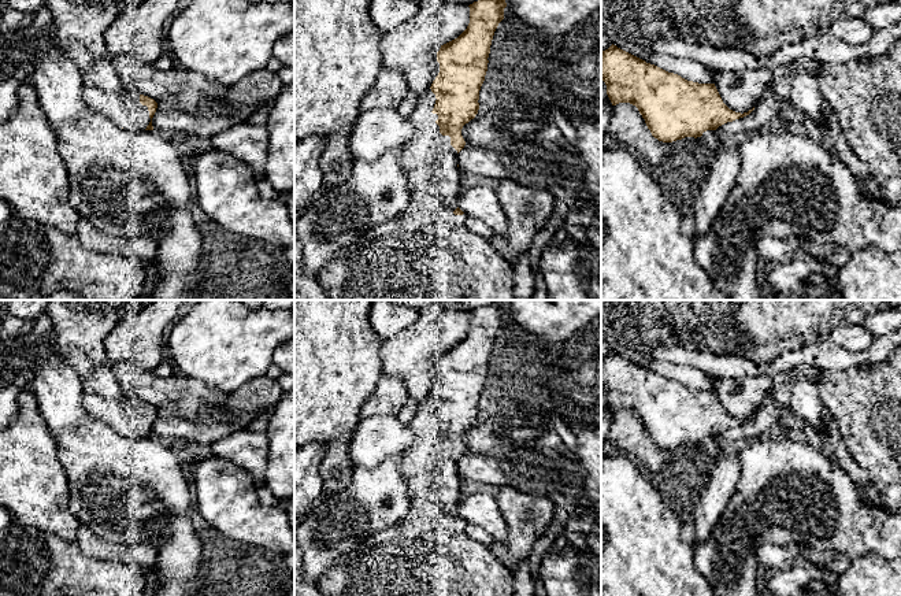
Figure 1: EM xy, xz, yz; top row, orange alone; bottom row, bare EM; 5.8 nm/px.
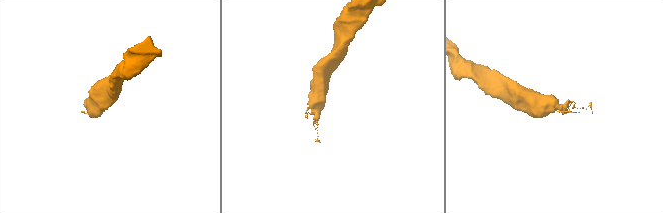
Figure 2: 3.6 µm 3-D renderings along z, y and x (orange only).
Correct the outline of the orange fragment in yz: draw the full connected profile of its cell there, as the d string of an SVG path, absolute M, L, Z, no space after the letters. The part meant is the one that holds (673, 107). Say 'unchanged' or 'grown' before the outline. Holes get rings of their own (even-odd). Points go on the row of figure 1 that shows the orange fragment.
unchanged; M613 44L601 52L601 79L607 85L607 95L612 105L619 103L635 105L652 136L663 142L701 137L704 132L716 130L719 126L744 118L754 110L753 107L744 114L735 112L723 103L715 84L687 81L678 74L646 63Z

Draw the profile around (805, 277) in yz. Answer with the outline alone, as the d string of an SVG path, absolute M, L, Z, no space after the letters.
M802 248L787 263L765 264L767 281L790 300L843 300L837 281L838 269Z

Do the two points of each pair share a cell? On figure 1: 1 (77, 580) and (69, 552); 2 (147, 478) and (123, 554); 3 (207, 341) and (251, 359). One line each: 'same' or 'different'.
1: same
2: different
3: same

